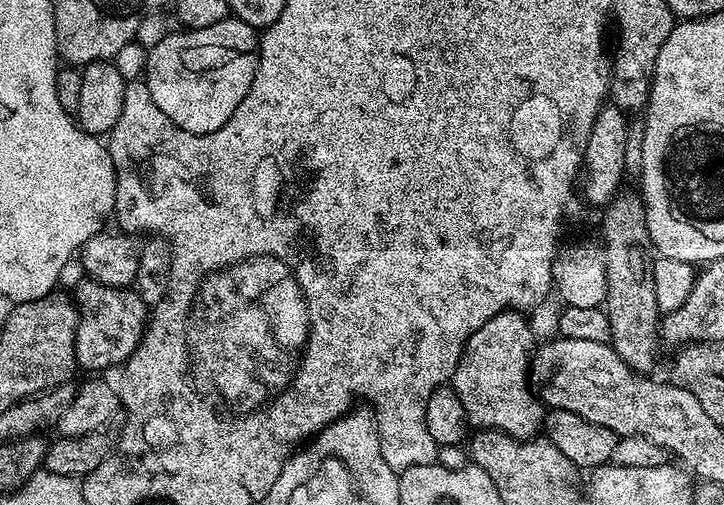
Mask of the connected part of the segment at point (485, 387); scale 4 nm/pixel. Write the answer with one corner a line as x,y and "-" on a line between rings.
520,310
499,312
494,318
490,318
490,322
486,322
486,326
478,326
478,330
474,330
462,350
450,386
454,394
458,394
462,410
466,410
466,418
473,429
498,430
515,440
534,440
541,435
546,405
536,395
530,383
534,343
532,344
532,328
524,316
527,315

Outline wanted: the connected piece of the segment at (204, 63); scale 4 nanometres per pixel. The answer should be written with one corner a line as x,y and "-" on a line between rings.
235,18
214,22
214,26
205,28
169,32
166,38
162,38
162,42
158,42
158,46
154,46
147,53
146,83
150,98
154,102
154,106
158,106
158,110
162,110
162,114
166,114
166,118
170,118
170,122
174,122
174,126
178,126
190,134
199,136
210,134
214,130
226,126
230,114
234,114
234,110
238,110
242,98
246,98
246,94
254,82
254,74
258,70
259,50
260,36
257,29

